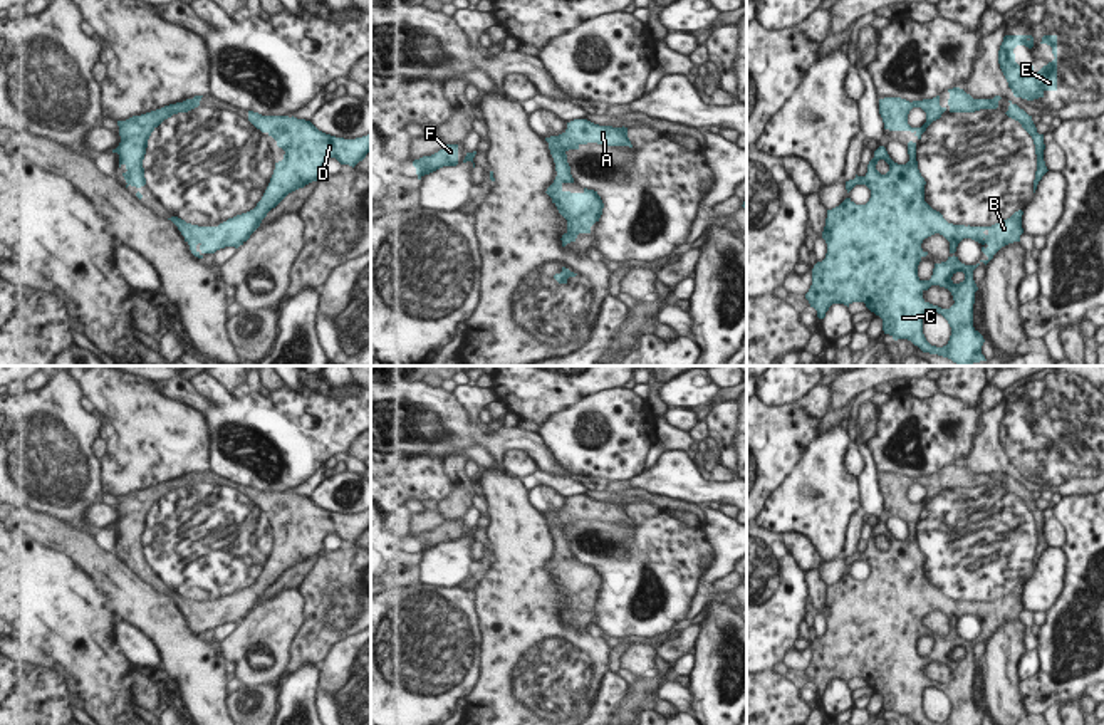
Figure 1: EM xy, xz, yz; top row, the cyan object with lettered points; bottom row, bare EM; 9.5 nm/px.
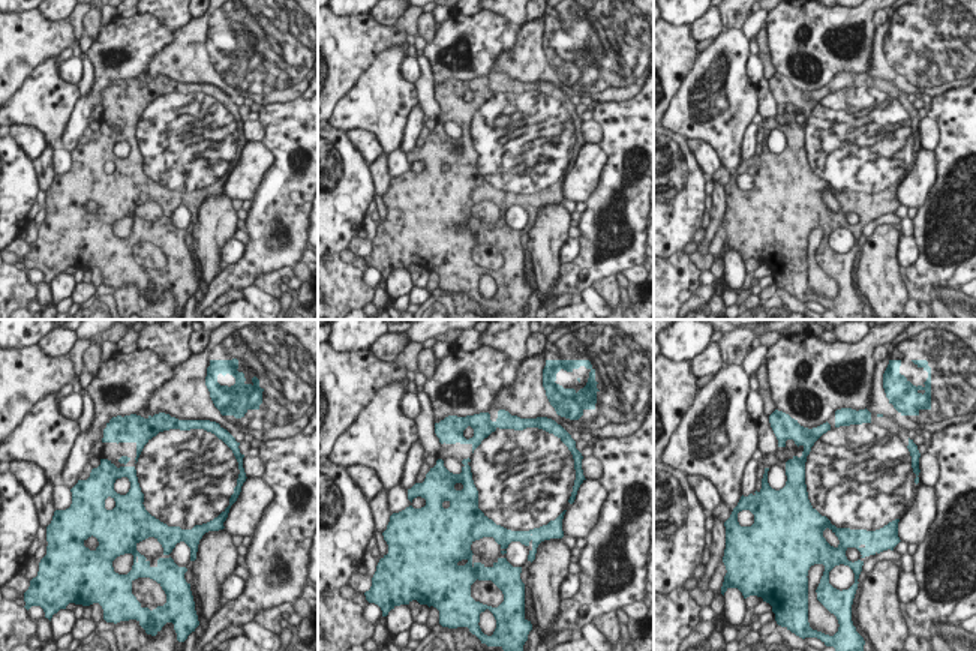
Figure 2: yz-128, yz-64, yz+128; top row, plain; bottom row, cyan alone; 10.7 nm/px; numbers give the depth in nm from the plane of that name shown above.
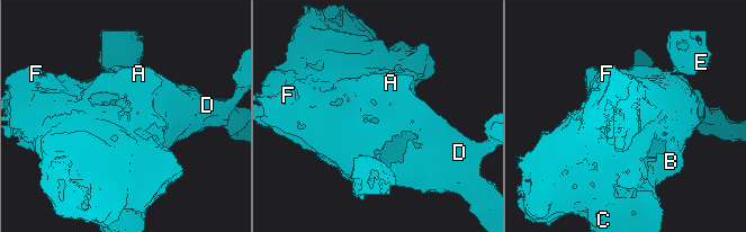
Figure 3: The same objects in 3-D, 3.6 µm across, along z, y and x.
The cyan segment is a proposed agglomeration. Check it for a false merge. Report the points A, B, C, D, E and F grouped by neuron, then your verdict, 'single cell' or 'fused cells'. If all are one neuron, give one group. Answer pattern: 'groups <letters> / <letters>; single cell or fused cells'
groups A B C D F / E; fused cells

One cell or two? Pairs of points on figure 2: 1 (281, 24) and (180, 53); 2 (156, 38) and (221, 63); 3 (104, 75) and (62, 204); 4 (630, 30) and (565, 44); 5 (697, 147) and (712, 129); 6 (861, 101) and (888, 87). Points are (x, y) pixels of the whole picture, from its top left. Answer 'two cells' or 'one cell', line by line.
1: one cell
2: two cells
3: two cells
4: one cell
5: two cells
6: one cell

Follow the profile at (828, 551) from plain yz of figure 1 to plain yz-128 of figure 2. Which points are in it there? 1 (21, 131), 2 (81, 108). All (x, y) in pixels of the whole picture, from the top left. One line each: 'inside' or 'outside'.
1: outside
2: outside

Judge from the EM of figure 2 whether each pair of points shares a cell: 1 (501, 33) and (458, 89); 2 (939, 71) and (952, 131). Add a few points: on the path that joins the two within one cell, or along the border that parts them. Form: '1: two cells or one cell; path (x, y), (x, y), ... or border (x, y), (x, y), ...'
1: two cells; border (488, 75), (446, 80), (435, 87)
2: two cells; border (960, 87), (949, 89), (933, 98)

